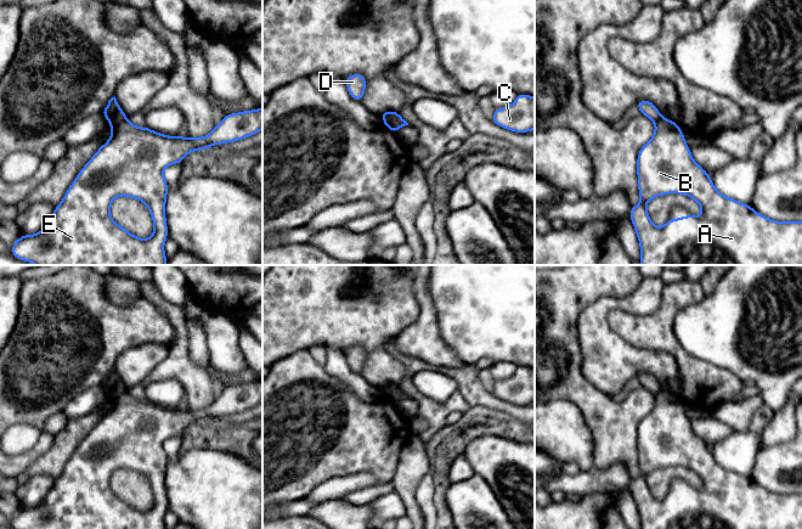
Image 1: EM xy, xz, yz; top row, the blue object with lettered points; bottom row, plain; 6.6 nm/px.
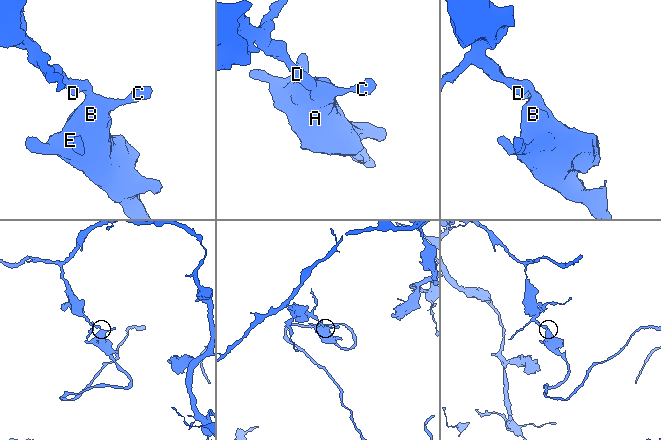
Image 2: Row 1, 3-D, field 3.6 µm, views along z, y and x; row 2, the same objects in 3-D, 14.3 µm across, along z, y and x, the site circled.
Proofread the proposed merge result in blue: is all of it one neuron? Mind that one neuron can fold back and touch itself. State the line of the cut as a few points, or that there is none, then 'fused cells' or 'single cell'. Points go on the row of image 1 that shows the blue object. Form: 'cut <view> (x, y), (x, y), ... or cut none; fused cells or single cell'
cut xy (126, 118), (111, 127); fused cells

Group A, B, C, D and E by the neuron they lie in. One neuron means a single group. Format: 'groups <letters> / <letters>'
groups A B C E / D

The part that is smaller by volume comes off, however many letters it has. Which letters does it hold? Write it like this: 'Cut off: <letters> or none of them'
Cut off: A, B, C, E

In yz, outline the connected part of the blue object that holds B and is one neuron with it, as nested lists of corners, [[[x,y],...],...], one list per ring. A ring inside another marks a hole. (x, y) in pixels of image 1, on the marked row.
[[[662,118],[655,124],[653,137],[638,152],[637,176],[640,203],[631,207],[629,218],[640,246],[640,265],[802,265],[802,221],[775,221],[751,206],[722,195],[710,174],[693,159],[683,130],[676,122]],[[668,193],[682,193],[695,199],[702,214],[670,218],[662,227],[656,227],[648,214],[646,203]]]

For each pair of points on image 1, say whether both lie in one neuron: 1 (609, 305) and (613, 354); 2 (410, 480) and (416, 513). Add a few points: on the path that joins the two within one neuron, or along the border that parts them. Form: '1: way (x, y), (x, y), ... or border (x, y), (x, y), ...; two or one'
1: way (602, 318), (602, 342); one
2: way (410, 489), (411, 505); one

